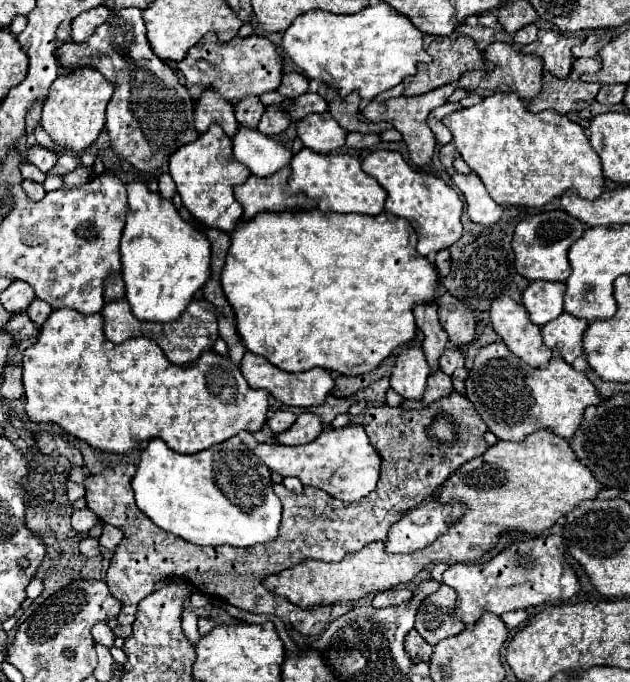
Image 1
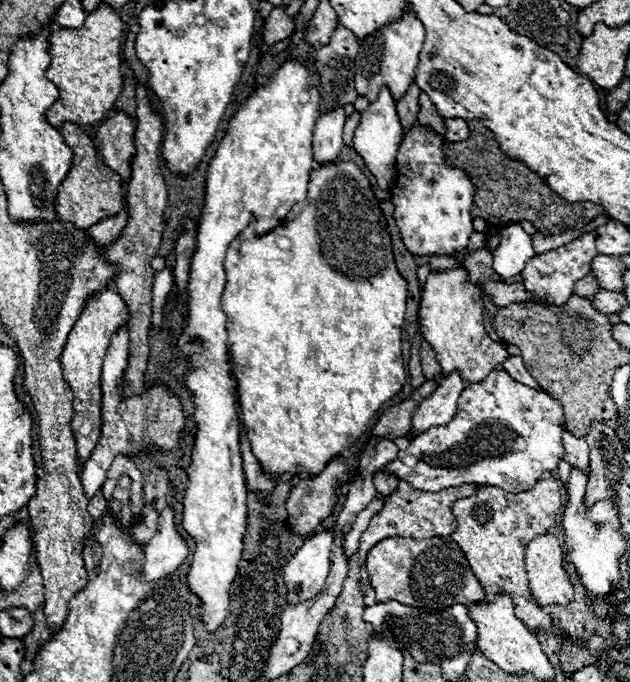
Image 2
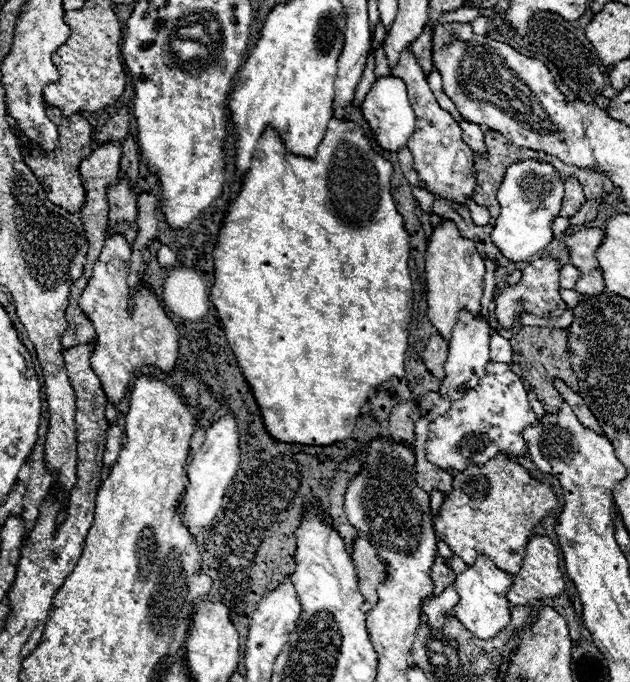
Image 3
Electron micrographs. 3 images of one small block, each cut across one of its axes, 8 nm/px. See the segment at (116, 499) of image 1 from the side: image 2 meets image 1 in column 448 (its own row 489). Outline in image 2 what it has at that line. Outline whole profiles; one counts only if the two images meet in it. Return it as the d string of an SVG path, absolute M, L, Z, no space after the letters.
M400 480L396 490L388 496L384 508L370 520L370 526L366 528L366 532L360 538L358 556L362 562L362 570L364 570L368 550L388 536L404 536L404 538L418 538L420 540L420 538L452 534L452 530L456 530L456 526L458 526L454 520L454 514L452 514L452 504L460 498L468 498L468 494L474 494L476 488L478 486L462 484L462 486L440 490L440 492L424 492L424 490L414 490L408 482Z

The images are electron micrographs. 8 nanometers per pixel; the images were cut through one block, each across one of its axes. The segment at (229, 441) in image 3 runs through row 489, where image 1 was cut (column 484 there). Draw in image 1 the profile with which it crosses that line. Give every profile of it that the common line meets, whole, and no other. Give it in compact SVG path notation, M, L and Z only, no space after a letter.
M456 172L452 176L452 180L466 198L466 212L472 222L482 224L482 226L490 226L500 220L504 208L488 196L482 180L474 172L470 172L470 174Z

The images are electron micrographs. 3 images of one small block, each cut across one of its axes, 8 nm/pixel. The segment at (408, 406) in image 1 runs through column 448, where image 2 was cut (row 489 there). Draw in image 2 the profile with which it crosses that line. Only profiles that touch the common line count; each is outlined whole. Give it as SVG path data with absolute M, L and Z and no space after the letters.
M380 472L380 474L374 476L374 486L378 488L378 494L384 496L384 500L386 500L386 496L390 496L390 492L392 492L392 488L394 488L396 484L398 484L398 480L396 480L394 474L384 474L384 472Z

